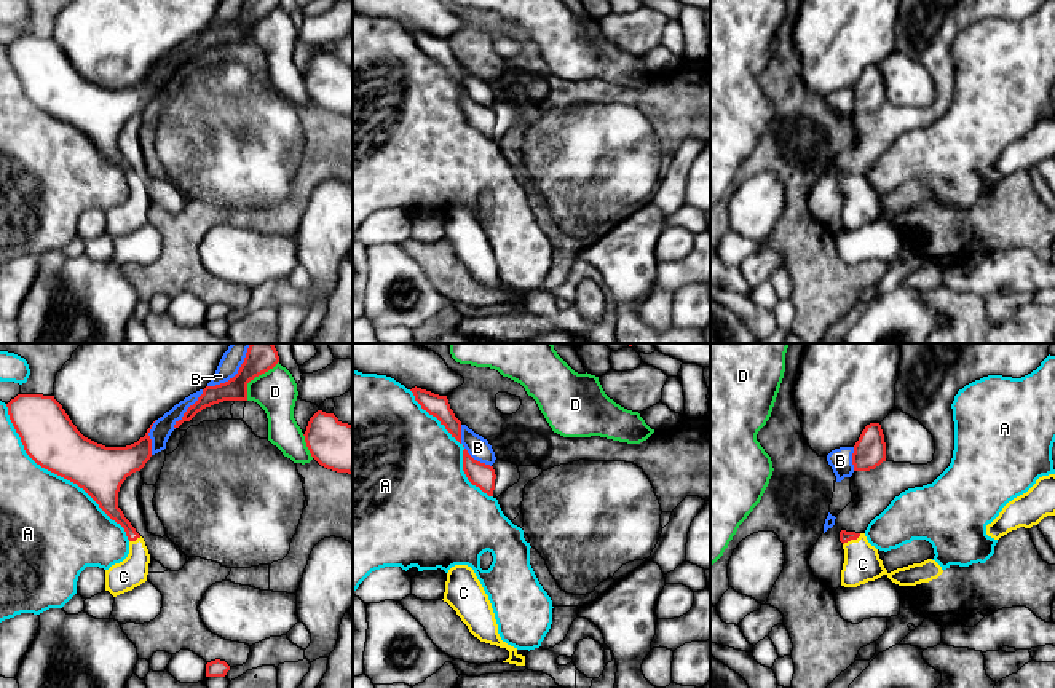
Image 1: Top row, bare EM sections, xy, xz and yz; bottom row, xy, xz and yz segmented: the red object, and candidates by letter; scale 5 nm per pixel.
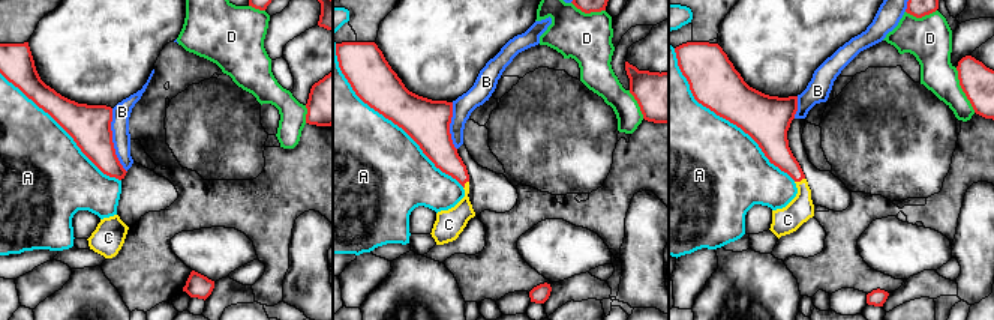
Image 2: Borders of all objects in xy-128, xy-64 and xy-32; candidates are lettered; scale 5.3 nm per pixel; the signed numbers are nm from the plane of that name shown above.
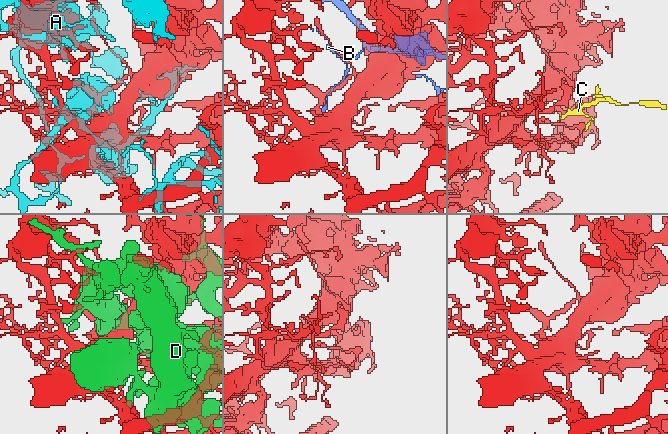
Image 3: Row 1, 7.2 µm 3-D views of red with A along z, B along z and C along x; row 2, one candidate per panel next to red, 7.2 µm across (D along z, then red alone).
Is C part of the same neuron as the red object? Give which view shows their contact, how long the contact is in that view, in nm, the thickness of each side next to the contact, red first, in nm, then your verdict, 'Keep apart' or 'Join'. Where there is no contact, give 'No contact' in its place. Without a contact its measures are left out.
Touches red in yz. Shared border 110 nm. Thickness 60 nm (red) against 190 nm. Join

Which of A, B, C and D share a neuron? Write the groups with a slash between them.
A / B / C / D

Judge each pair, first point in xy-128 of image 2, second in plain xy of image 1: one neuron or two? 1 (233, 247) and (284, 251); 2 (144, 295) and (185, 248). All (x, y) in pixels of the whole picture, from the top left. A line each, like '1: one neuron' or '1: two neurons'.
1: one neuron
2: one neuron

